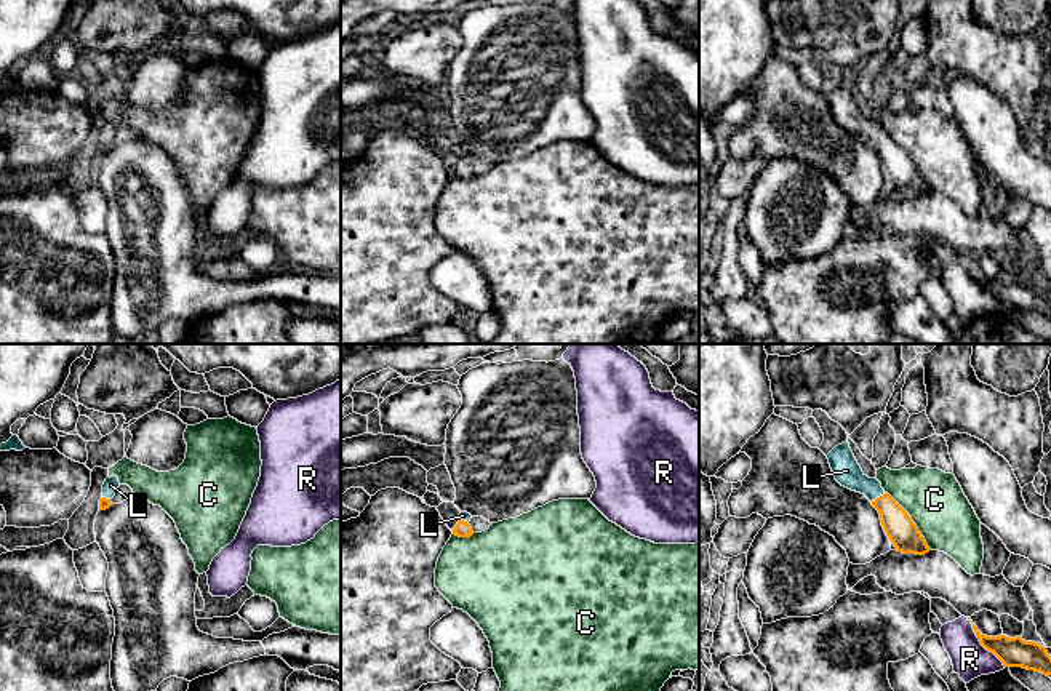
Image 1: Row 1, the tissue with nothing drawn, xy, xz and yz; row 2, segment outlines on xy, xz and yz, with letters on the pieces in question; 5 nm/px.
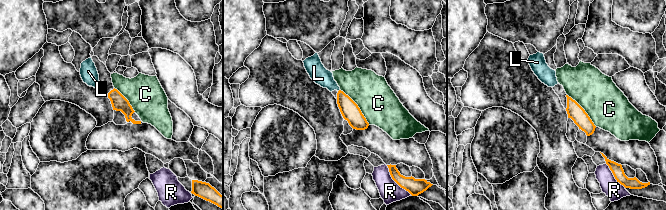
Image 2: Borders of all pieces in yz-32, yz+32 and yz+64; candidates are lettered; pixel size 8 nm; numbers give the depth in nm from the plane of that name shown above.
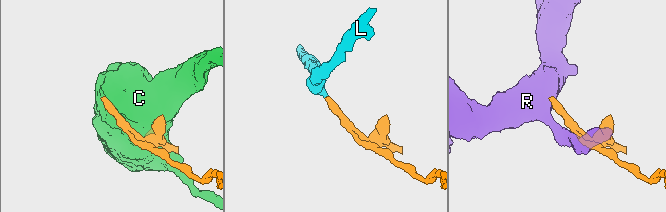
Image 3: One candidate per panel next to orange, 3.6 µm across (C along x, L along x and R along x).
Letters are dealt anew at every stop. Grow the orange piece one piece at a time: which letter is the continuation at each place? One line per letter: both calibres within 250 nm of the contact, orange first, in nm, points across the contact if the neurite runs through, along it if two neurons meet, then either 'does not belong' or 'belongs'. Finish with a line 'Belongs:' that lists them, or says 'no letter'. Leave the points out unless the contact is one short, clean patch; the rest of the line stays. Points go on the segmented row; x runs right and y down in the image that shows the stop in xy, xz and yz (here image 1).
C: calibres 150 and 300 nm; does not belong
L: calibres 150 and 140 nm; way yz (898, 525), (891, 512), (877, 498), (847, 471); belongs
R: calibres 140 and 190 nm; border yz (970, 621), (978, 640), (1005, 666); does not belong
Belongs: L

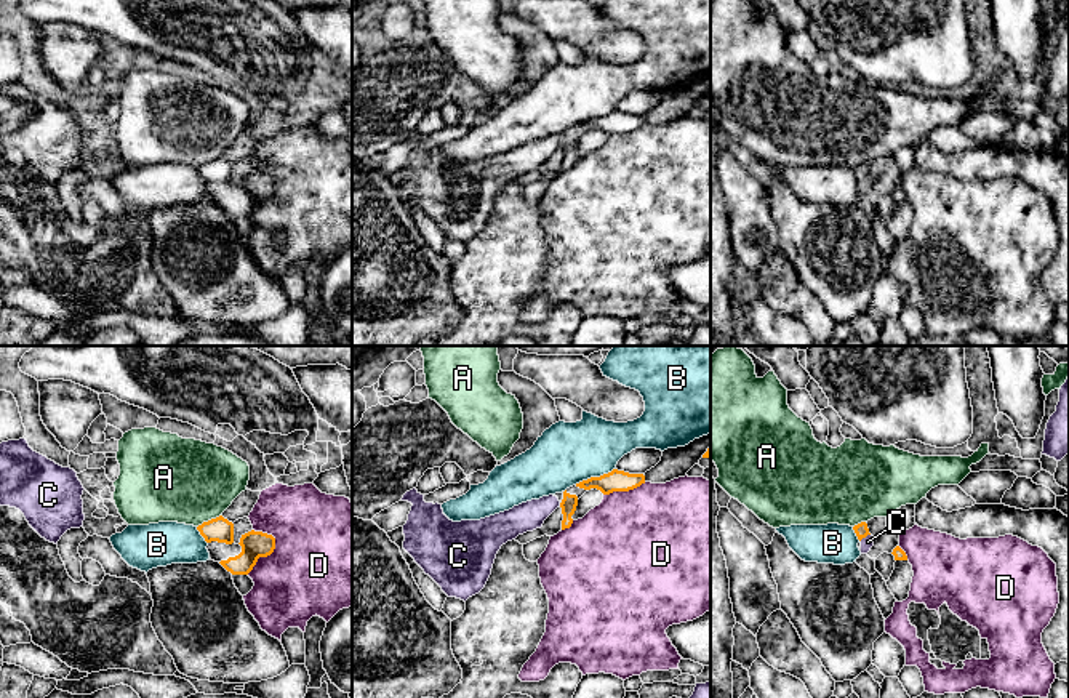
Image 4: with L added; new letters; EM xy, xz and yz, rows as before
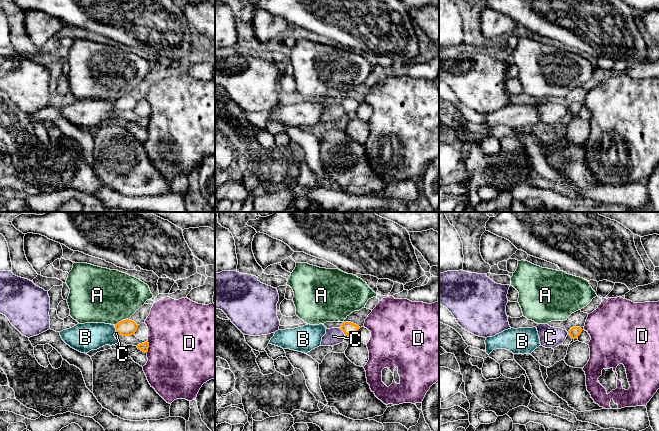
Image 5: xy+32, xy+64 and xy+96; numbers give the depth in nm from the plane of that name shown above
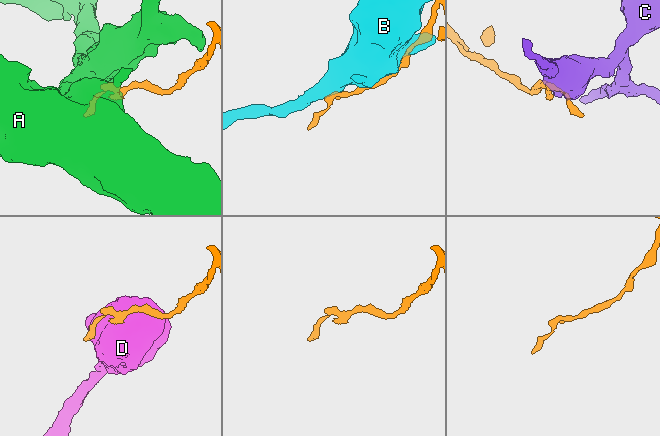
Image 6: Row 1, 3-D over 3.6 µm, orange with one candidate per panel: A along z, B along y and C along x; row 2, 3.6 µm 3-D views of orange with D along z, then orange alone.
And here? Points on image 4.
A: calibres 120 and 420 nm; does not belong
B: calibres 110 and 320 nm; does not belong
C: calibres 70 and 60 nm; does not belong
D: calibres 140 and 460 nm; does not belong
Belongs: no letter

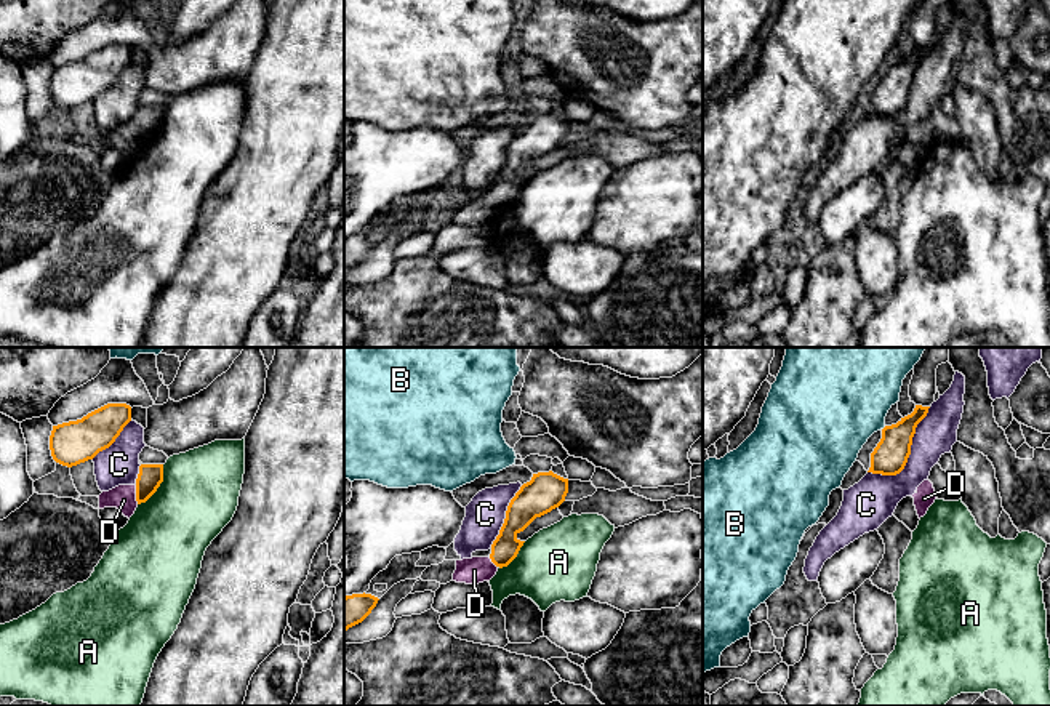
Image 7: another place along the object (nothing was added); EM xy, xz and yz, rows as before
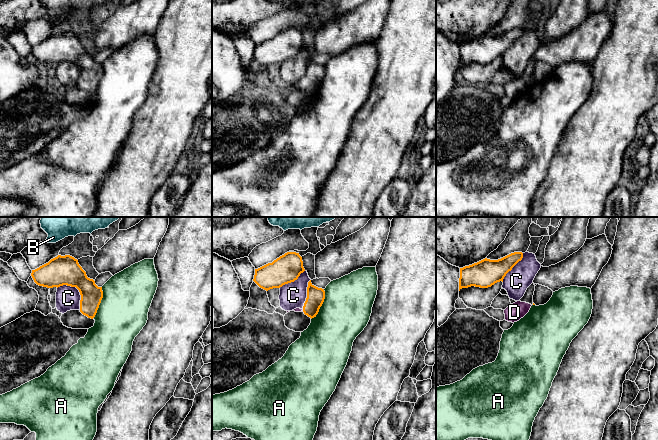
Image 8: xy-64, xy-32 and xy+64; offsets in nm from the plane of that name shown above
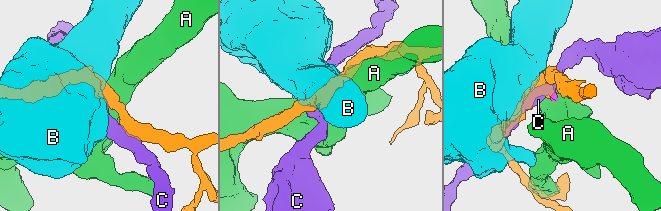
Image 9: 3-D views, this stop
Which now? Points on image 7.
A: calibres 120 and 400 nm; does not belong
B: calibres 180 and 460 nm; does not belong
C: calibres 180 and 200 nm; does not belong
D: calibres 120 and 130 nm; way xy (151, 476), (136, 493), (124, 497); belongs
Belongs: D

